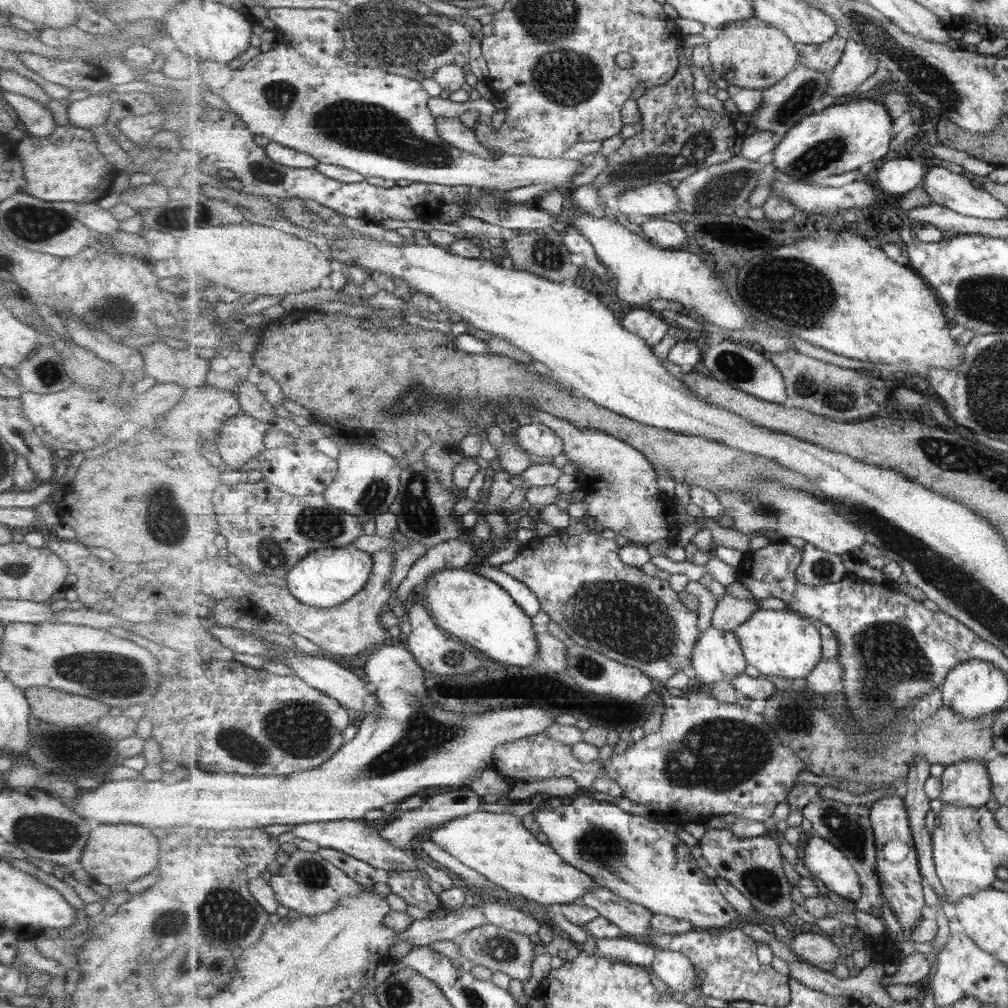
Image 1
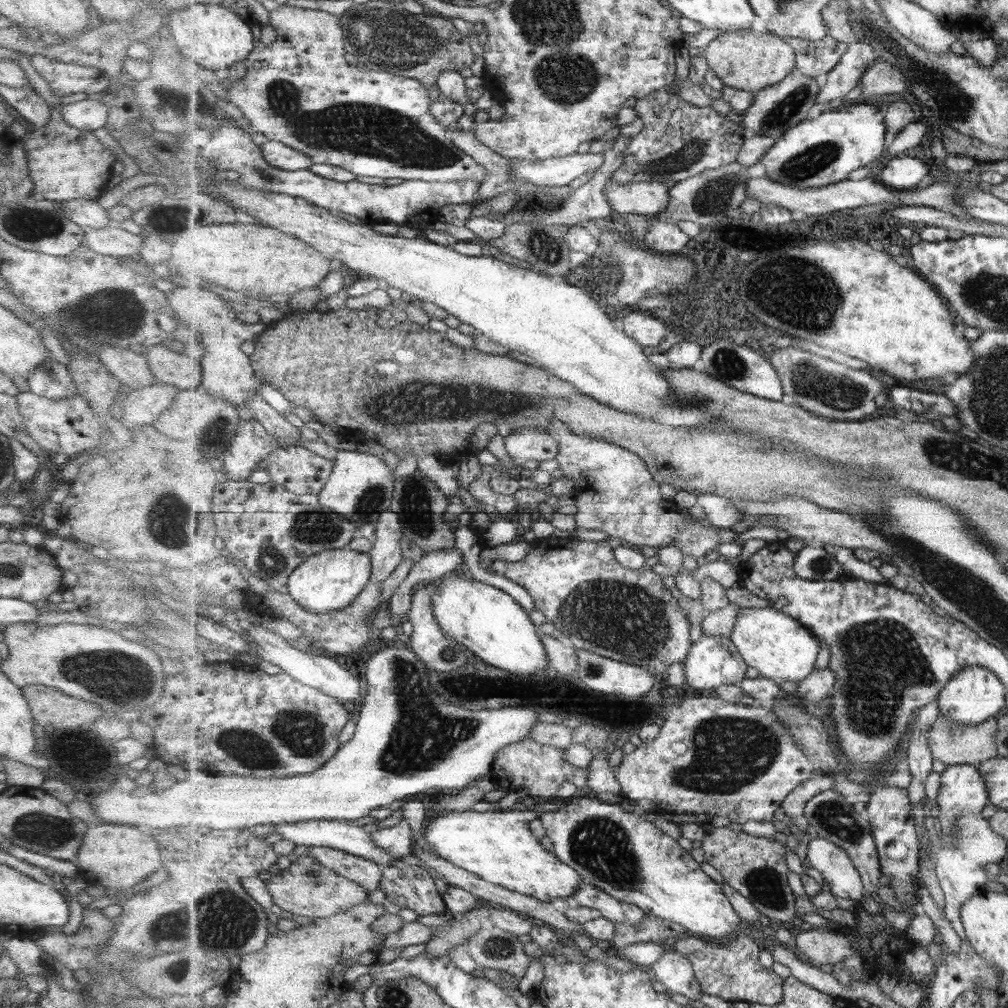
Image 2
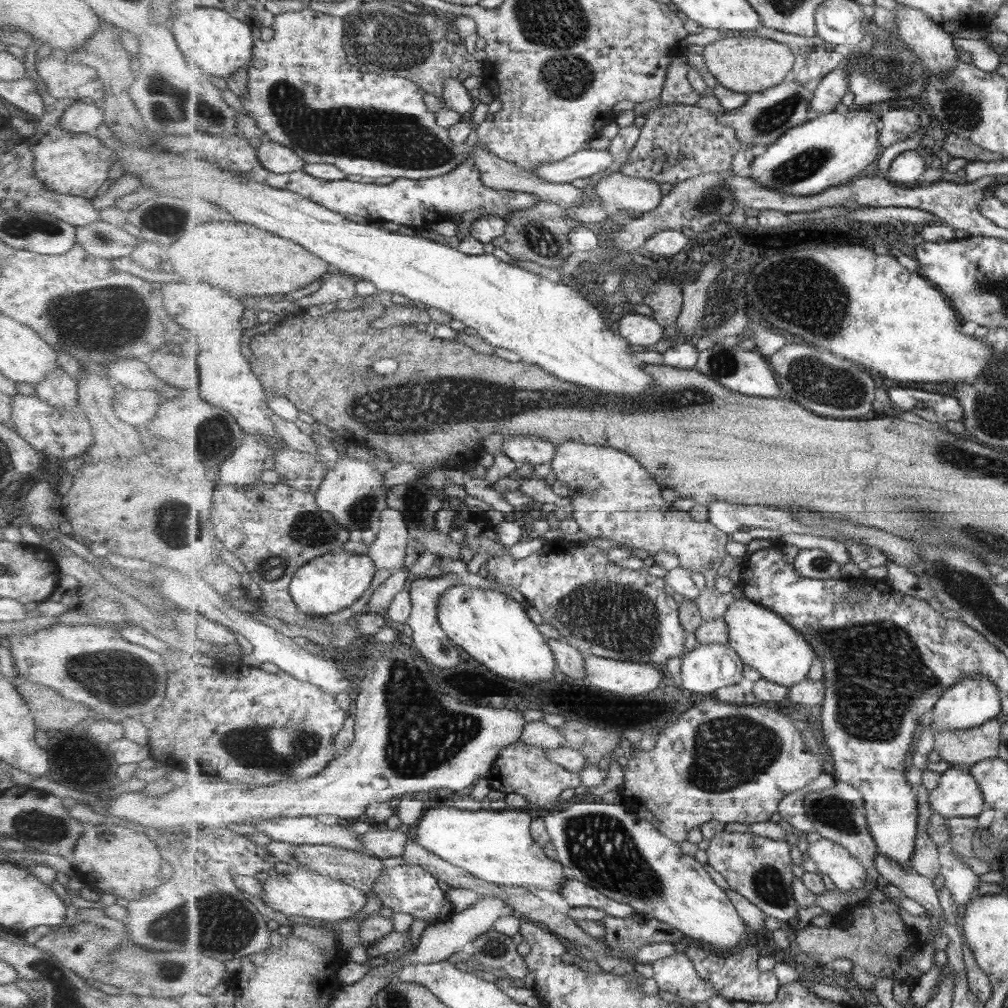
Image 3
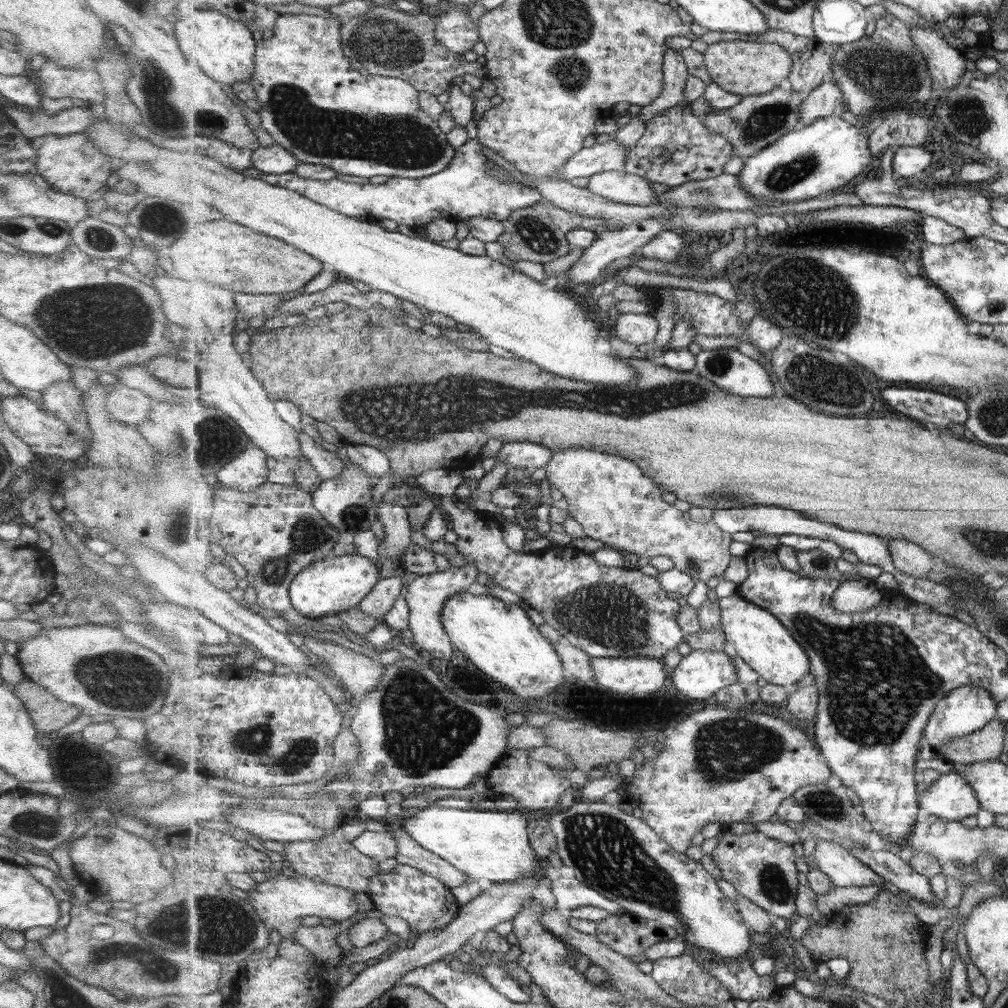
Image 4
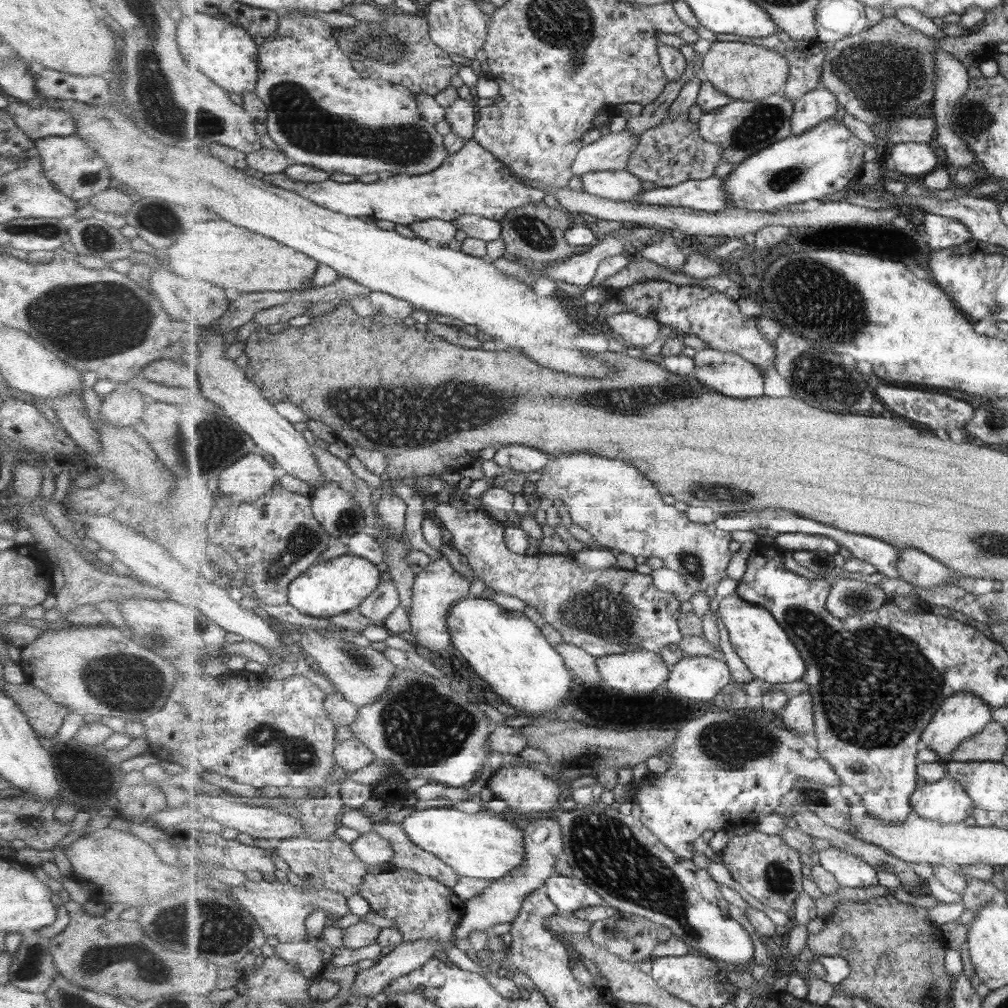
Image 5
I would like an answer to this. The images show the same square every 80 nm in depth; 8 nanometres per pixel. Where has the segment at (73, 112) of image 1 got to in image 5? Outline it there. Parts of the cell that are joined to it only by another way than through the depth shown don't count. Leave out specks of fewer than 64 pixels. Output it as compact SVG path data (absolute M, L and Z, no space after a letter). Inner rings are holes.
M10 101L4 111L32 141L74 134L72 116L62 110L42 105L33 108L27 103Z

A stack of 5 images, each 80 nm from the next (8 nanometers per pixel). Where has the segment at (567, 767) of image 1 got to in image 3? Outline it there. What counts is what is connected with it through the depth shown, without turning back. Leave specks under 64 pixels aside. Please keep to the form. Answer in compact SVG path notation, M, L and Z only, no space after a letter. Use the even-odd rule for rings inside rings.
M520 740L510 744L504 748L504 751L498 757L496 764L493 766L492 772L487 776L491 789L502 793L516 793L522 795L528 802L528 806L539 806L545 808L549 804L553 804L551 808L557 805L562 799L562 793L569 788L577 788L583 786L581 781L581 772L571 772L568 769L562 768L555 761L549 761L549 752L545 748L541 748L535 744L525 744Z

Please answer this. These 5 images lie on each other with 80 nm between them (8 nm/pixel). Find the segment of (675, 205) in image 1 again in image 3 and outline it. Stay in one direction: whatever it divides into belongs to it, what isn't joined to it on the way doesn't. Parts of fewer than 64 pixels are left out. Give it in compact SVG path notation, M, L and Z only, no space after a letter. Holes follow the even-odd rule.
M621 170L602 178L595 190L613 209L631 209L643 213L650 213L659 207L664 197L658 182L625 176Z

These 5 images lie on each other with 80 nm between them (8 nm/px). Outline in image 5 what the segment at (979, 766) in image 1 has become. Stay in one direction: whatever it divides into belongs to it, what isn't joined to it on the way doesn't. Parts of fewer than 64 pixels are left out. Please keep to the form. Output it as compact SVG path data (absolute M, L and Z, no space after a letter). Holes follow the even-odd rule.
M951 776L935 784L925 783L913 792L914 812L925 820L942 824L963 823L978 808L969 793Z

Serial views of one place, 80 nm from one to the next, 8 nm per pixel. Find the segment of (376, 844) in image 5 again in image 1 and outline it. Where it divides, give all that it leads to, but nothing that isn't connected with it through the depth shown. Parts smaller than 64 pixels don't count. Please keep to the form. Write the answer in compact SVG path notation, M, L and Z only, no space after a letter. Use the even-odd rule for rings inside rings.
M469 786L462 788L450 788L445 790L439 790L439 792L445 792L445 794L437 794L433 798L429 798L421 808L417 810L409 810L409 812L404 812L401 818L397 818L382 829L381 837L385 841L402 848L402 850L408 850L414 846L411 844L411 840L423 832L423 830L435 830L451 820L457 820L457 818L463 818L463 816L469 816L468 814L473 814L473 812L481 811L481 800L482 797L476 794L473 790L470 790Z

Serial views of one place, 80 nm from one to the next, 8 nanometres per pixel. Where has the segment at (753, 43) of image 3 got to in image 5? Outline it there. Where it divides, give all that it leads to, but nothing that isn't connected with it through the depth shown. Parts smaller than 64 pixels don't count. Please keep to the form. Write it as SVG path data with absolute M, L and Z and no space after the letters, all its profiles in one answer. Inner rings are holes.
M715 41L702 56L704 80L730 96L733 101L753 102L781 92L788 83L789 61L776 50L738 41Z

